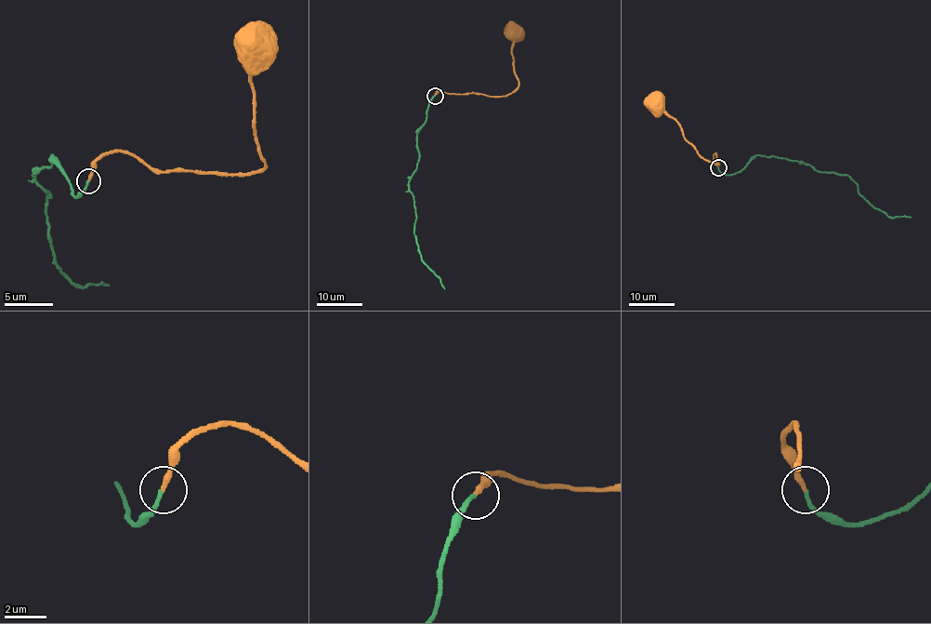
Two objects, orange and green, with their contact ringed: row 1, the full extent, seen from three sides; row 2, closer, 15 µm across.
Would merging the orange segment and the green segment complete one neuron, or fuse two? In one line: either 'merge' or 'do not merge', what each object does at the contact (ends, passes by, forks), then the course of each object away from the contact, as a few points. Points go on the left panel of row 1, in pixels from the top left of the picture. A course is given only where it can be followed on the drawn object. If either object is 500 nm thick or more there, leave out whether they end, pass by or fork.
merge; orange ends there; green ends there; orange runs (89, 180), (97, 161), (113, 152), (160, 170), (259, 170), (254, 59), (244, 47), (252, 47); green runs (86, 180), (74, 197), (53, 156), (56, 161), (33, 176), (48, 197), (53, 260), (74, 285), (109, 285)

